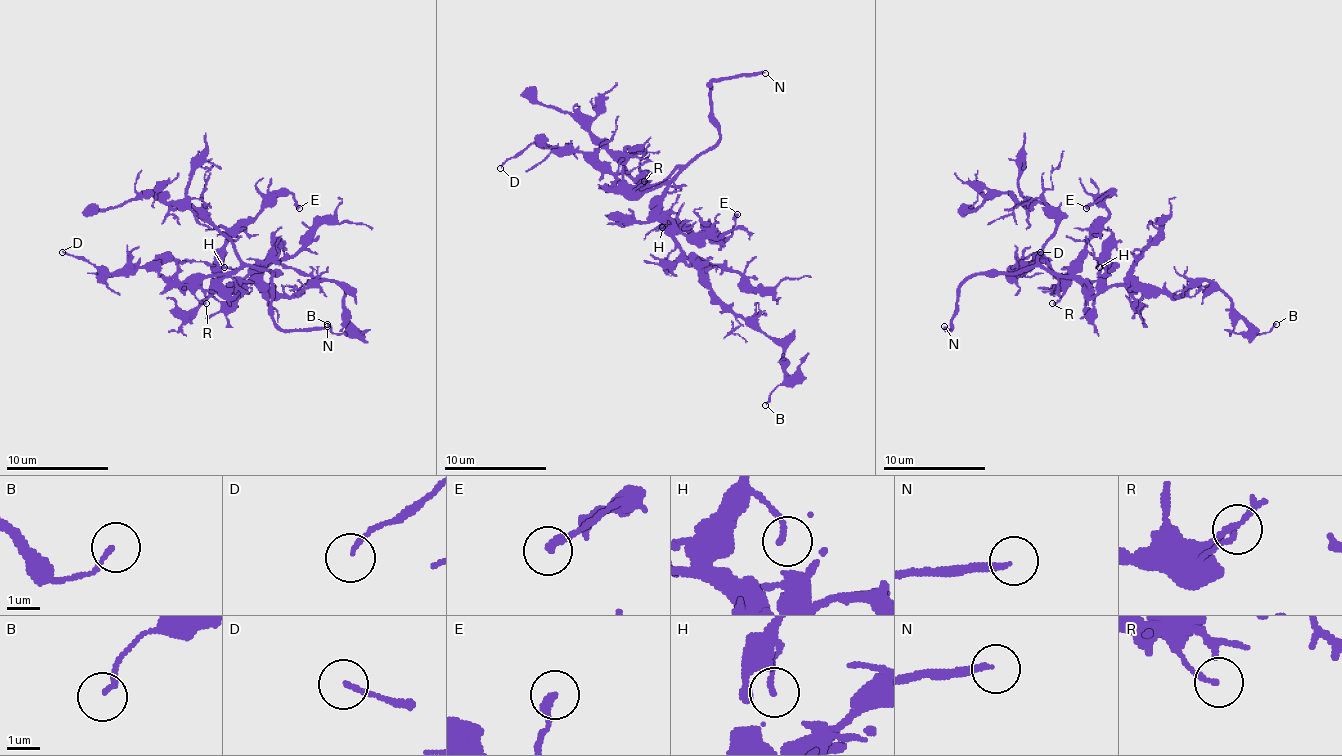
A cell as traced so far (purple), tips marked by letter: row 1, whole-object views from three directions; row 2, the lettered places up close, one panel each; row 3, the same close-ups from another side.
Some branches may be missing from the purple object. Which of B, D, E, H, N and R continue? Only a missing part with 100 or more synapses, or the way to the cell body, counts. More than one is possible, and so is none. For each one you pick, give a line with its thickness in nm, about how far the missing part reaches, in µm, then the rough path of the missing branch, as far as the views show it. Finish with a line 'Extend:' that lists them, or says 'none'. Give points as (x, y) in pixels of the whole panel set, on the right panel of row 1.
N: 190 nm thick; about 30 µm are missing; missing branch runs (944, 326), (934, 334), (955, 339), (965, 355), (973, 383), (973, 411), (947, 437), (944, 445)
Extend: N

